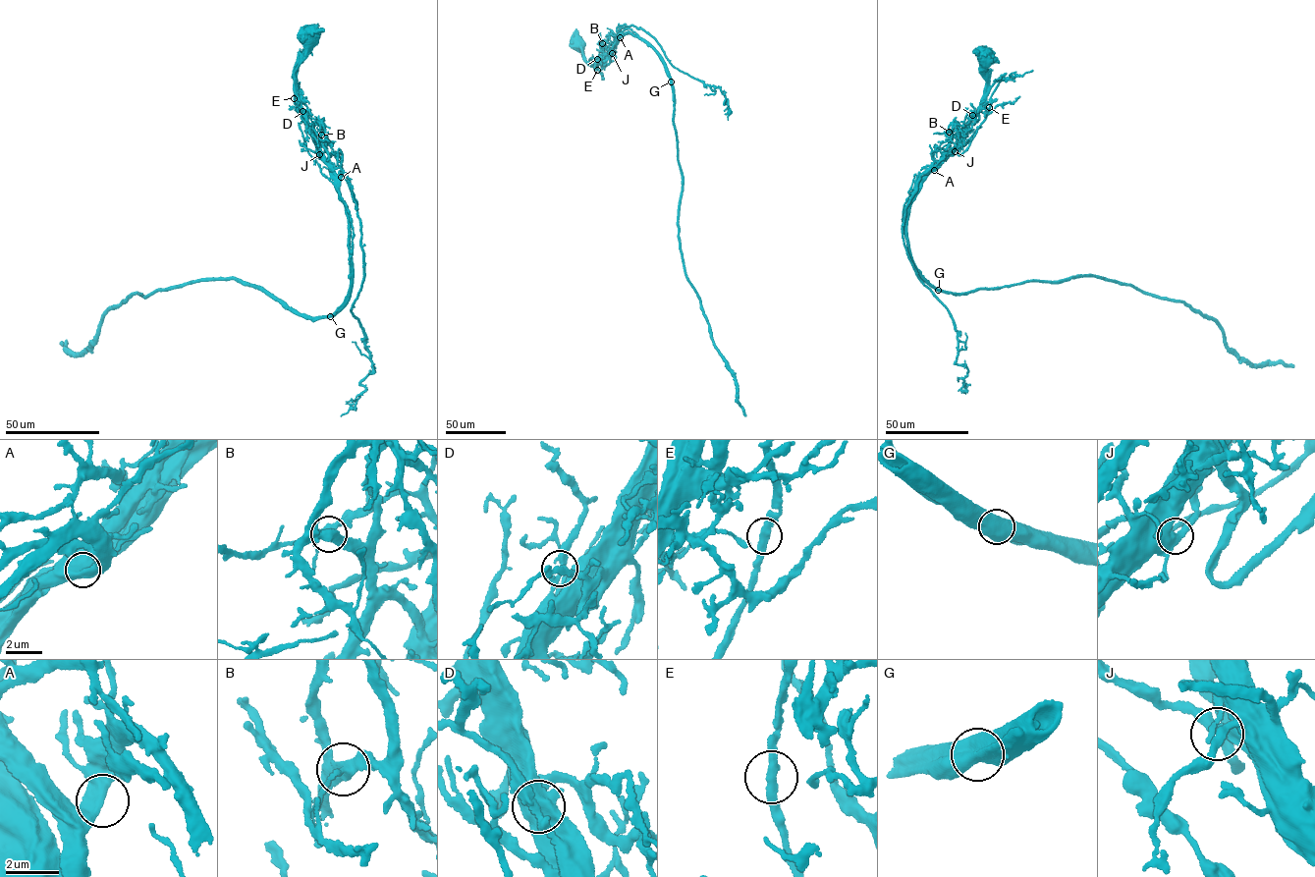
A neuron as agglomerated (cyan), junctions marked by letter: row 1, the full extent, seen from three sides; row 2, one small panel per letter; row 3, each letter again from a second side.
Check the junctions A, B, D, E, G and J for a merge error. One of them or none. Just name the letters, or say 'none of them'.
G

